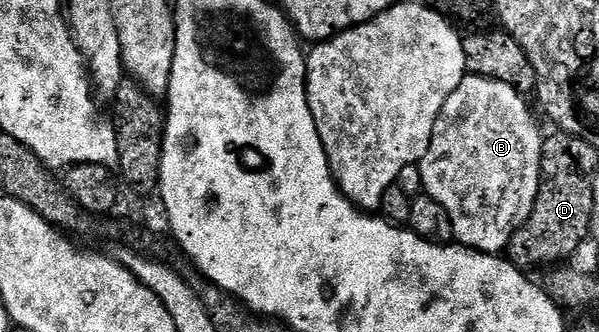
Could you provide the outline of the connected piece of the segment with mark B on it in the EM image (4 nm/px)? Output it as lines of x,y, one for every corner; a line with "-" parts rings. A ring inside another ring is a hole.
467,74
466,79
450,94
448,101
444,101
444,109
440,109
440,117
432,129
432,141
428,145
428,153
424,153
421,163
417,164
422,178
423,192
433,197
440,205
444,205
444,209
452,221
454,239
461,246
470,247
474,251
484,251
488,255
496,255
505,252
509,248
514,234
530,220
530,214
536,205
536,197
542,184
542,140
544,131
538,128
538,123
534,120
529,105
522,99
525,99
523,92
516,90
513,83
501,83
495,79
485,79
482,75

